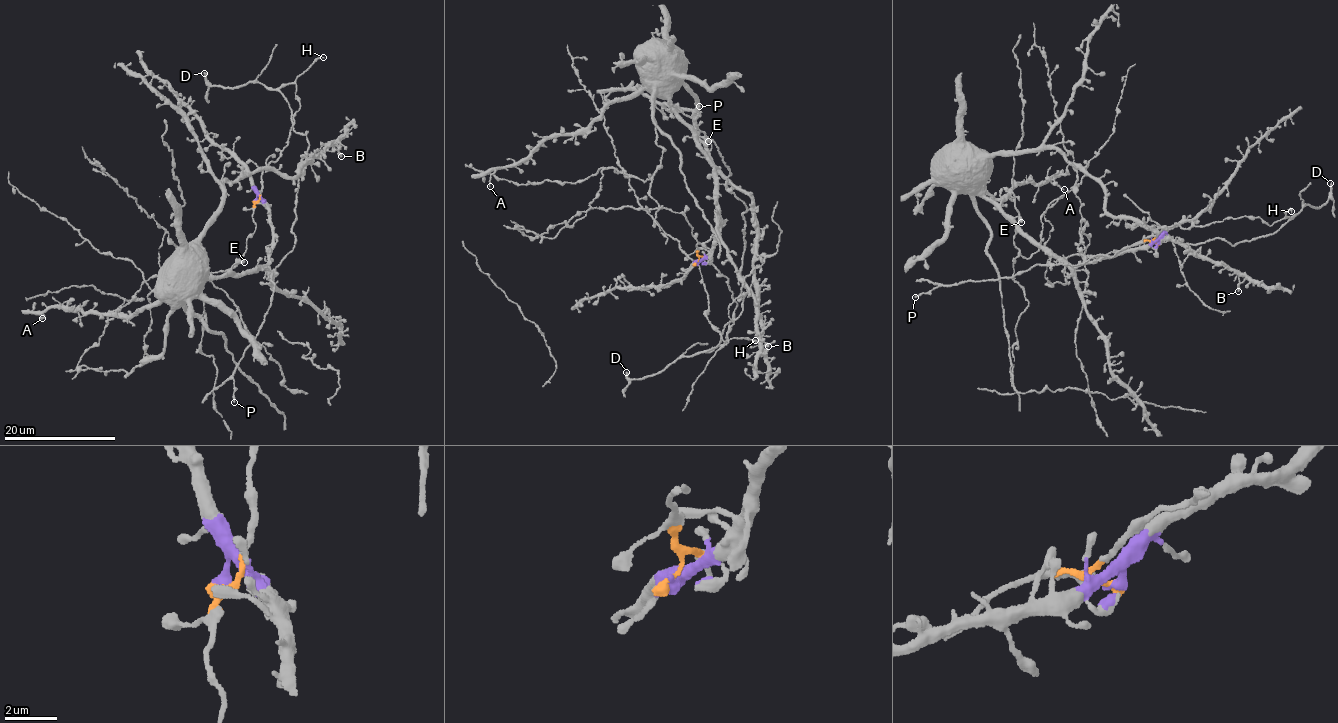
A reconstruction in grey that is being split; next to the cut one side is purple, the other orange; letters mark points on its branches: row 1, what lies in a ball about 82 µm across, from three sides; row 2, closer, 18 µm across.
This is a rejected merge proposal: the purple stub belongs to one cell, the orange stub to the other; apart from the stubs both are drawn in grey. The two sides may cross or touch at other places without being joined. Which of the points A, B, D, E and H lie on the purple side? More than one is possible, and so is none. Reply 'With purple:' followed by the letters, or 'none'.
With purple: A, B, E

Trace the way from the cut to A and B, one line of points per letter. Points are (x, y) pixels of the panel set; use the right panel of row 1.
A: (1158, 244), (1063, 264), (1019, 234), (973, 185), (999, 198), (1012, 184), (1052, 176), (1052, 182), (1063, 190)
B: (1158, 244), (1063, 264), (988, 201), (987, 159), (1061, 150), (1099, 182), (1108, 214), (1229, 265), (1238, 291)

